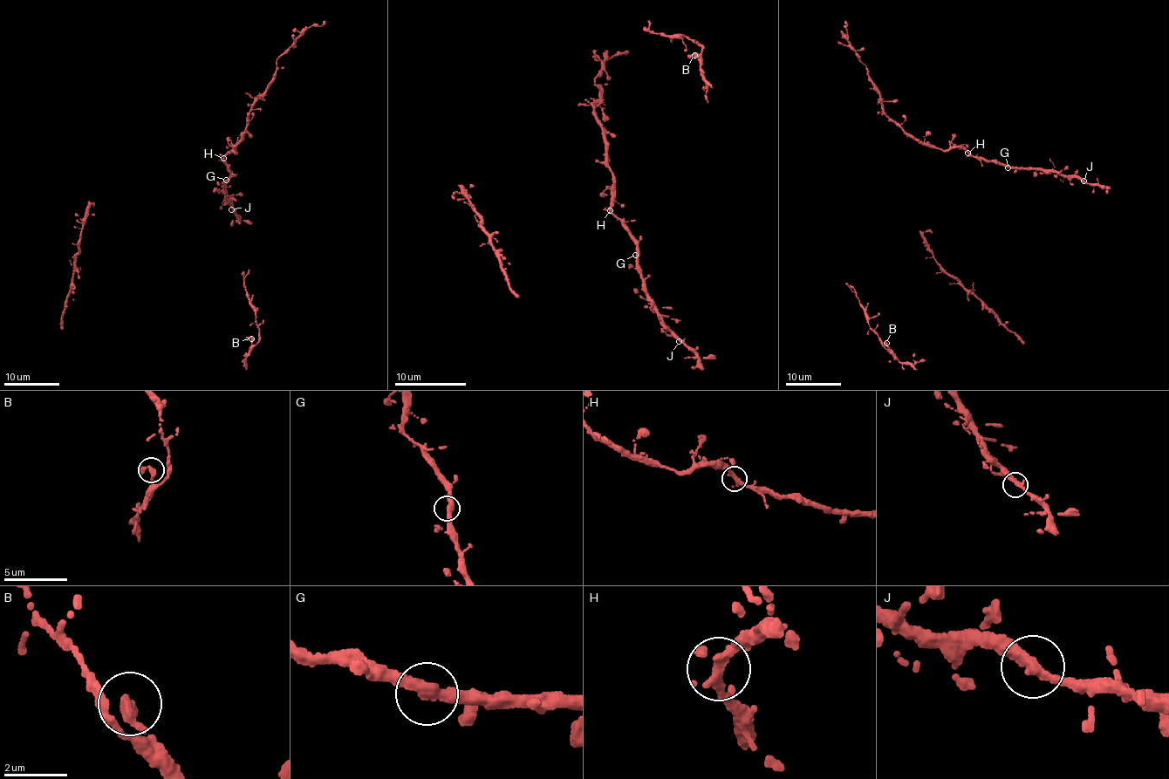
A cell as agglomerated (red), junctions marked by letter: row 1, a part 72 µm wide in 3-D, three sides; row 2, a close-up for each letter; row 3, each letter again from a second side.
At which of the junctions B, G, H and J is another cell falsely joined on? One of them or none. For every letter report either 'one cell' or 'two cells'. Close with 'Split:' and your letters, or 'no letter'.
B: one cell
G: one cell
H: one cell
J: one cell
Split: no letter

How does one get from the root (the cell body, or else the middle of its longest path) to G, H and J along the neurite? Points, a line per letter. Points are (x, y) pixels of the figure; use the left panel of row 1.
G: (235, 151), (223, 158), (230, 175), (226, 180)
H: (235, 151), (224, 157)
J: (235, 151), (234, 153), (232, 151), (228, 153), (223, 159), (230, 175), (222, 185), (231, 209)

